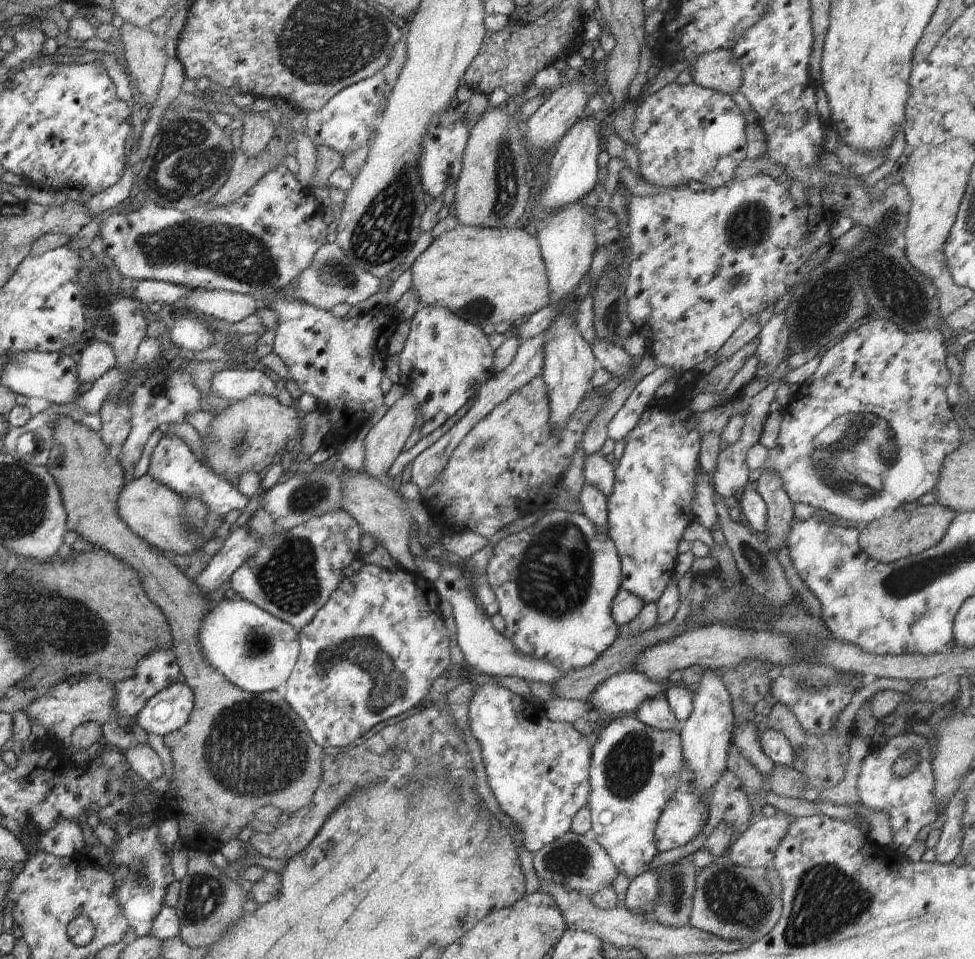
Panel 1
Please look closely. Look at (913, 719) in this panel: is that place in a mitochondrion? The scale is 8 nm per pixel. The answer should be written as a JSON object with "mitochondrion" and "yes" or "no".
{"mitochondrion":"no"}

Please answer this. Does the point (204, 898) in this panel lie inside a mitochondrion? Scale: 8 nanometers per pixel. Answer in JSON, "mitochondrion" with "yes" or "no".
{"mitochondrion":"yes"}

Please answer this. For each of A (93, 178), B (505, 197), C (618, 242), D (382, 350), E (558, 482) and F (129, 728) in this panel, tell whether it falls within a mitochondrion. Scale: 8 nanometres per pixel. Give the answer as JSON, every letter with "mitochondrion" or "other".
{"A":"other","B":"mitochondrion","C":"other","D":"other","E":"other","F":"other"}

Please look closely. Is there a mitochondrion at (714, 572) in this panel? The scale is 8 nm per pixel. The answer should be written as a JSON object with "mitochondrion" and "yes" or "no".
{"mitochondrion":"no"}

